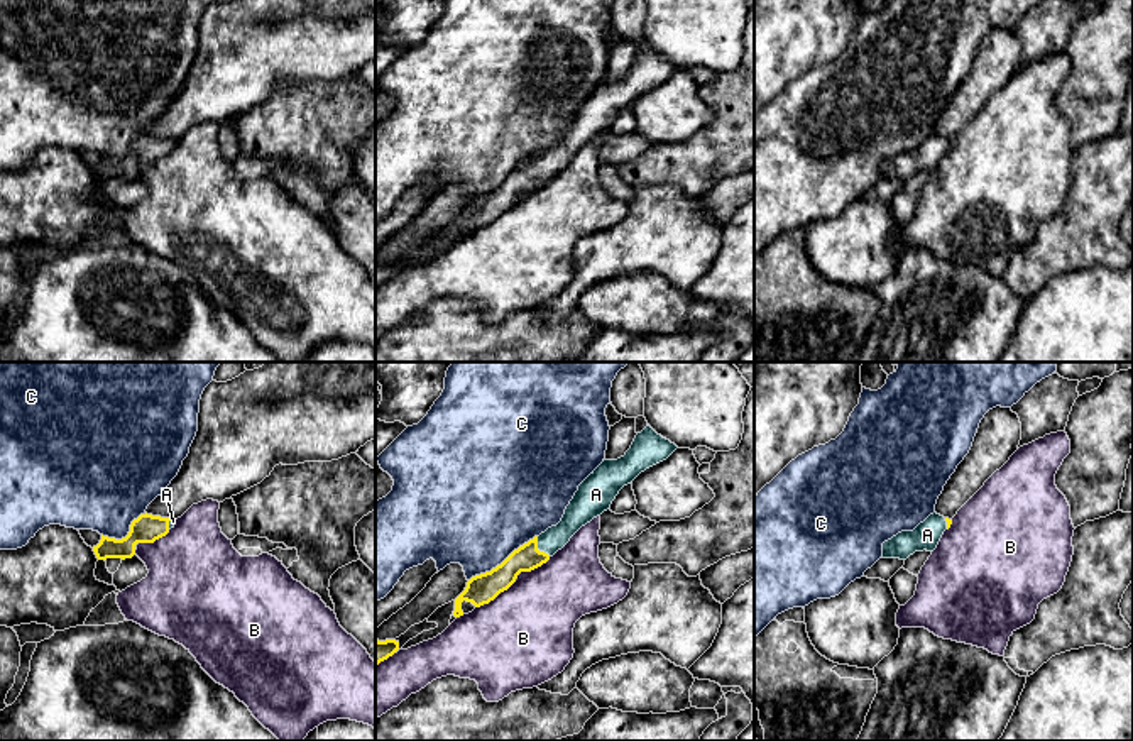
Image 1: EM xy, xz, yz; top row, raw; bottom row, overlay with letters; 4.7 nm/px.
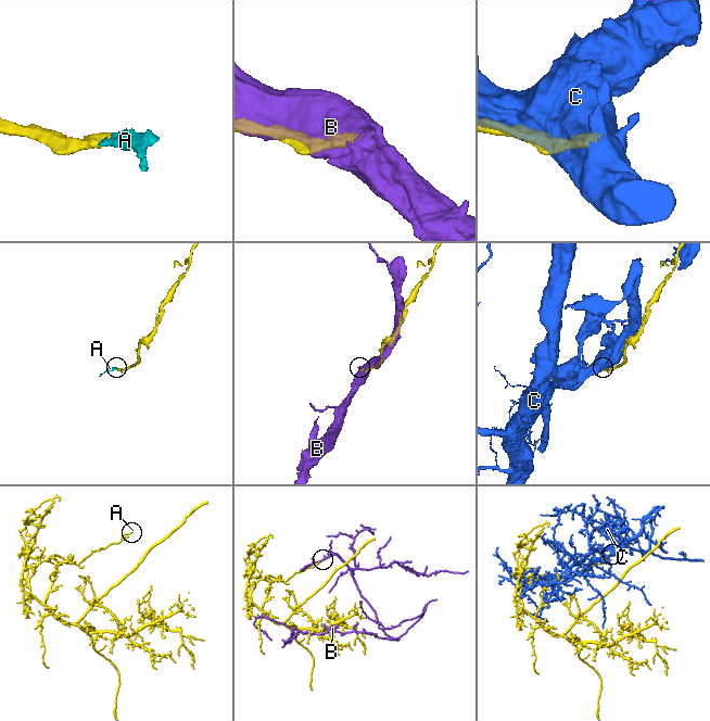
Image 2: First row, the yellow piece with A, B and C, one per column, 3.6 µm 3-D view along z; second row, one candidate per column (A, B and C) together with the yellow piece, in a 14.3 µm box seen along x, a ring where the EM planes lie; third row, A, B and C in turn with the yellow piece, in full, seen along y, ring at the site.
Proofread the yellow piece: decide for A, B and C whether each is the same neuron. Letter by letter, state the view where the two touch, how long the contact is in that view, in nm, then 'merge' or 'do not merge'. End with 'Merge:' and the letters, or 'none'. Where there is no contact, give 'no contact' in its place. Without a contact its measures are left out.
A: contact in xz; length 120 nm; merge
B: contact in xz; length 440 nm; do not merge
C: contact in xz; length 400 nm; do not merge
Merge: A

